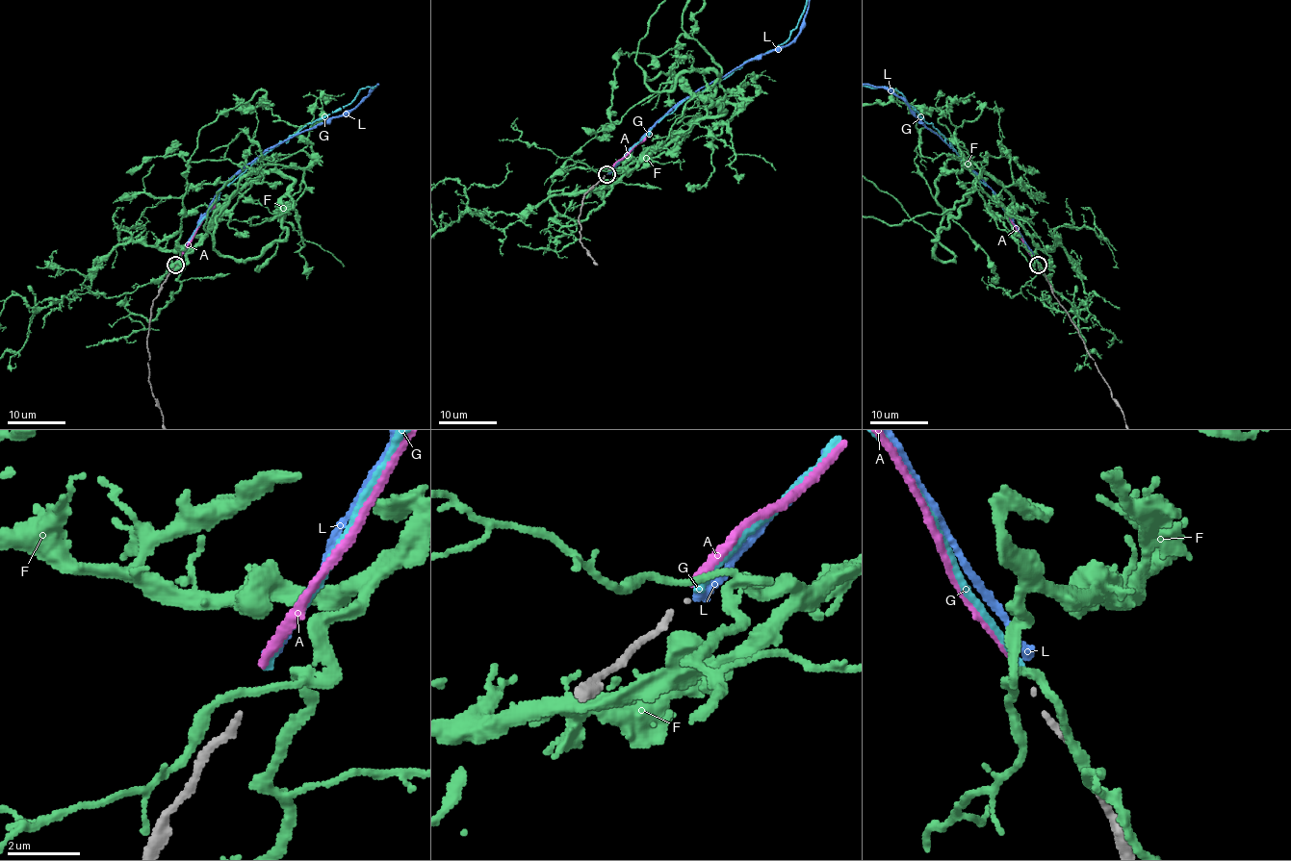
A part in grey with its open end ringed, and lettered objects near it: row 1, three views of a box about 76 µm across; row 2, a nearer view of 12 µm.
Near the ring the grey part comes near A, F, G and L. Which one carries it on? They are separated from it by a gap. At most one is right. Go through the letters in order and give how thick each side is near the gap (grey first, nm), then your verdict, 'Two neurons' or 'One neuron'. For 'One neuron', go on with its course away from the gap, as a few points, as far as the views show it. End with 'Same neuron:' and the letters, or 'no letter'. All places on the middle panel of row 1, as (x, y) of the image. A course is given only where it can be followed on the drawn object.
A: Thickness 70 nm (grey) against 200 nm. Two neurons
F: Thickness 70 nm (grey) against 180 nm. Two neurons
G: Thickness 70 nm (grey) against 180 nm. One neuron
L: Thickness 70 nm (grey) against 240 nm. Two neurons
Same neuron: G

